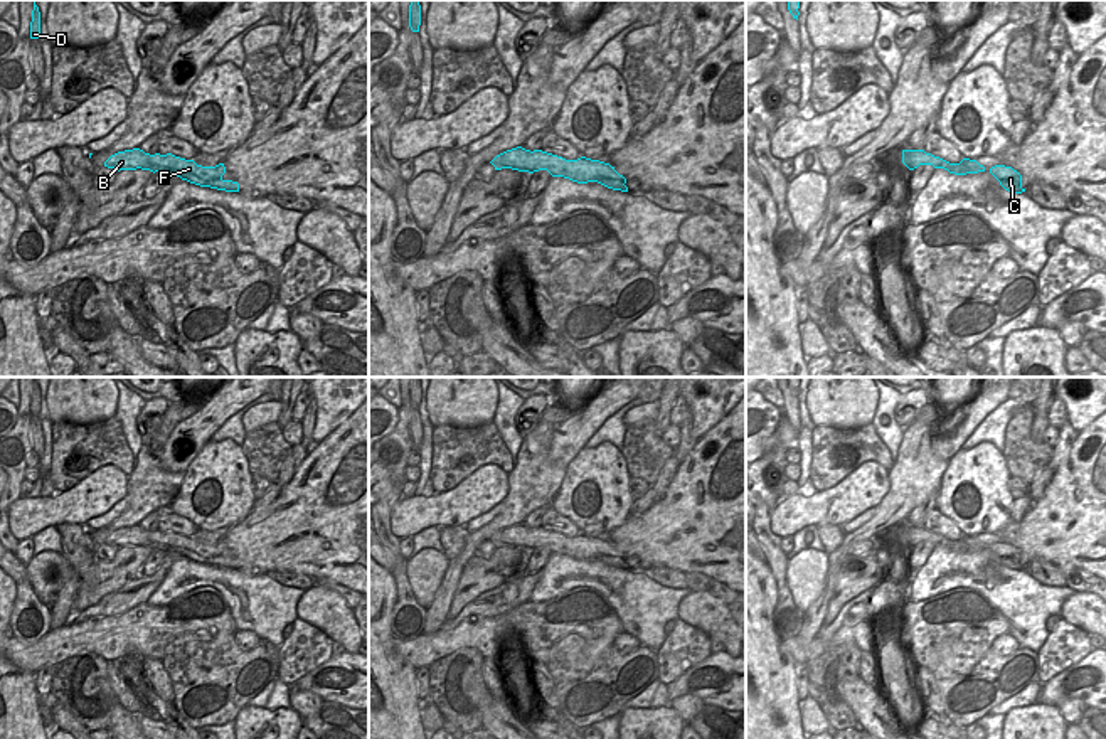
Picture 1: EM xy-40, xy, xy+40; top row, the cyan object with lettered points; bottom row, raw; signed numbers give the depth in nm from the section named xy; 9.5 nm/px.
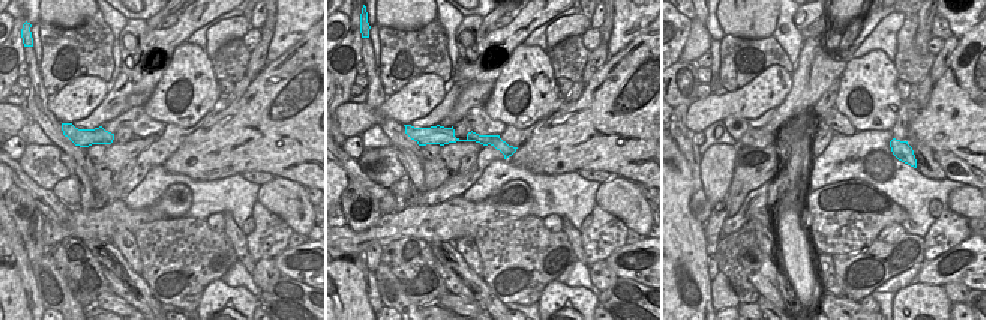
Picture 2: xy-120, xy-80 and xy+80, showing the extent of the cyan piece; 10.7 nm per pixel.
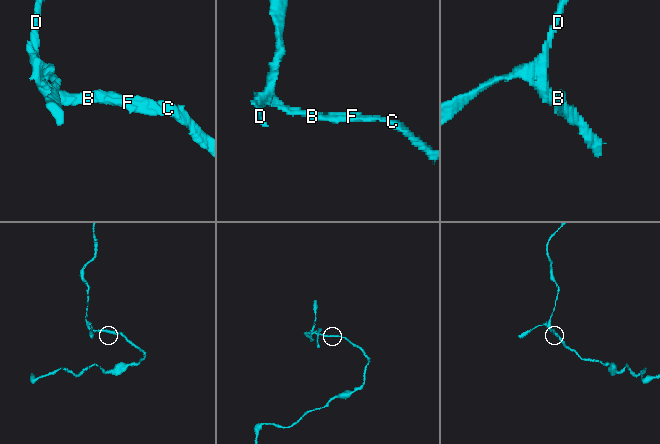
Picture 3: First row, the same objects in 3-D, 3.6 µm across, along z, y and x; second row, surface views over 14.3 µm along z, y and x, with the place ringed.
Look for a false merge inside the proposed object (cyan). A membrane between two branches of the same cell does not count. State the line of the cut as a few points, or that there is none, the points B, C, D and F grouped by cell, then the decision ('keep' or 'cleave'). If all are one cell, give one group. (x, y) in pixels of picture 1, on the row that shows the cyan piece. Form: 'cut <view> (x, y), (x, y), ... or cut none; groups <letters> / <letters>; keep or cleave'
cut none; groups B C D F; keep

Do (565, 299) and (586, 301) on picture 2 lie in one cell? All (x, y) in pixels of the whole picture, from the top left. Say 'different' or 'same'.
same

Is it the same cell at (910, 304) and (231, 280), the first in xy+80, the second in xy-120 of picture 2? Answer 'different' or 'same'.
different

